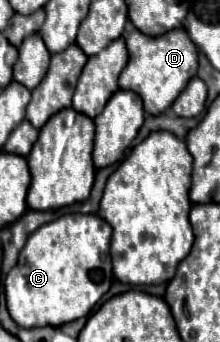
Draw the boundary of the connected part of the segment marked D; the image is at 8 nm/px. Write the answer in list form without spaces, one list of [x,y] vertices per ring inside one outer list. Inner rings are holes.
[[[134,29],[126,37],[126,47],[130,53],[130,61],[126,69],[120,73],[120,89],[134,91],[140,95],[144,103],[144,111],[150,115],[160,115],[172,107],[178,93],[188,85],[198,71],[198,51],[196,45],[190,41],[184,29],[174,29],[160,37],[148,37]]]

